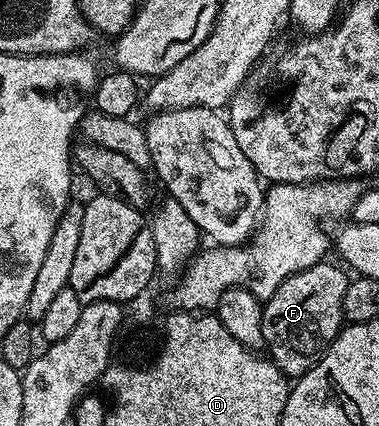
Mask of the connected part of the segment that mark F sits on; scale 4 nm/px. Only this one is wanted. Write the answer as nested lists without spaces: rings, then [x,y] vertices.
[[[323,259],[284,279],[284,283],[280,283],[280,287],[276,287],[273,295],[263,304],[264,349],[287,379],[303,377],[325,355],[326,348],[344,328],[342,304],[351,278],[346,277],[347,270],[341,264],[329,265],[328,262]]]

